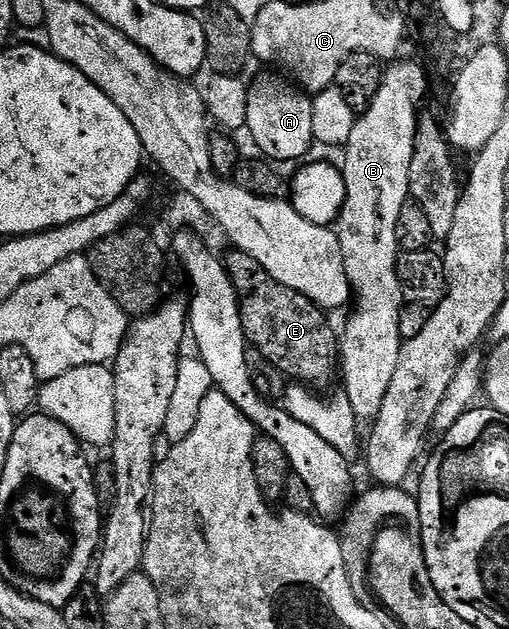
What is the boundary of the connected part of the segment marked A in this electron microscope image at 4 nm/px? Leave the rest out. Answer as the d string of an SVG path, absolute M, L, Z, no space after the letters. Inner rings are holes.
M266 71L263 77L258 77L253 82L249 82L246 91L246 129L252 140L258 144L258 149L263 158L271 162L278 161L298 161L301 162L310 145L315 144L314 132L312 131L312 107L313 100L295 82L279 75L274 71Z

